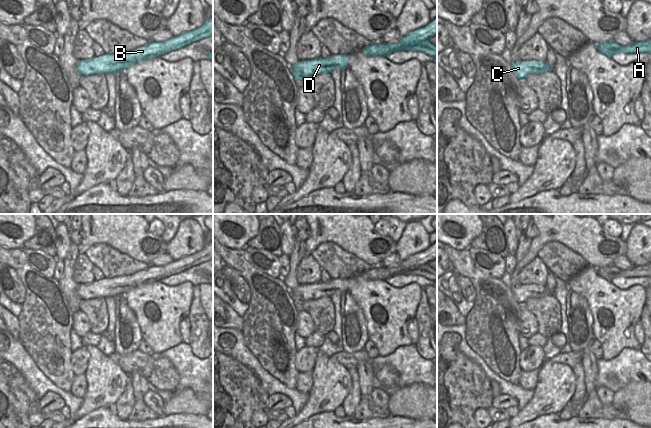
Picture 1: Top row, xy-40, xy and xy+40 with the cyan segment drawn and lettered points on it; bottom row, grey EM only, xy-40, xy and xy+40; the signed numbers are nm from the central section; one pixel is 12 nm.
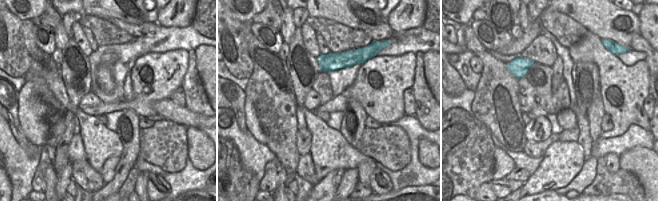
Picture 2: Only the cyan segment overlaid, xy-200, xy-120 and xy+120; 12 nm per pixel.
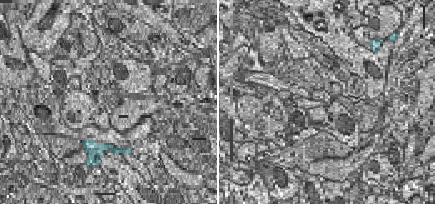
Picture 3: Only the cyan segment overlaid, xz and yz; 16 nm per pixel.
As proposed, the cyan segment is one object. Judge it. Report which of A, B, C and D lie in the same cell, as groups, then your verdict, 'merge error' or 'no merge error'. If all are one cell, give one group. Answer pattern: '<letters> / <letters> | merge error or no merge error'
A / B C D | merge error

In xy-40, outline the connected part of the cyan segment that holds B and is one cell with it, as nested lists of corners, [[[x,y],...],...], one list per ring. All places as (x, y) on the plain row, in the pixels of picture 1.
[[[213,241],[206,244],[201,251],[175,261],[173,260],[164,266],[149,266],[147,269],[135,274],[84,283],[78,286],[78,295],[82,301],[94,298],[115,297],[116,295],[126,294],[136,287],[151,282],[159,282],[163,278],[181,273],[211,259],[213,259]]]

